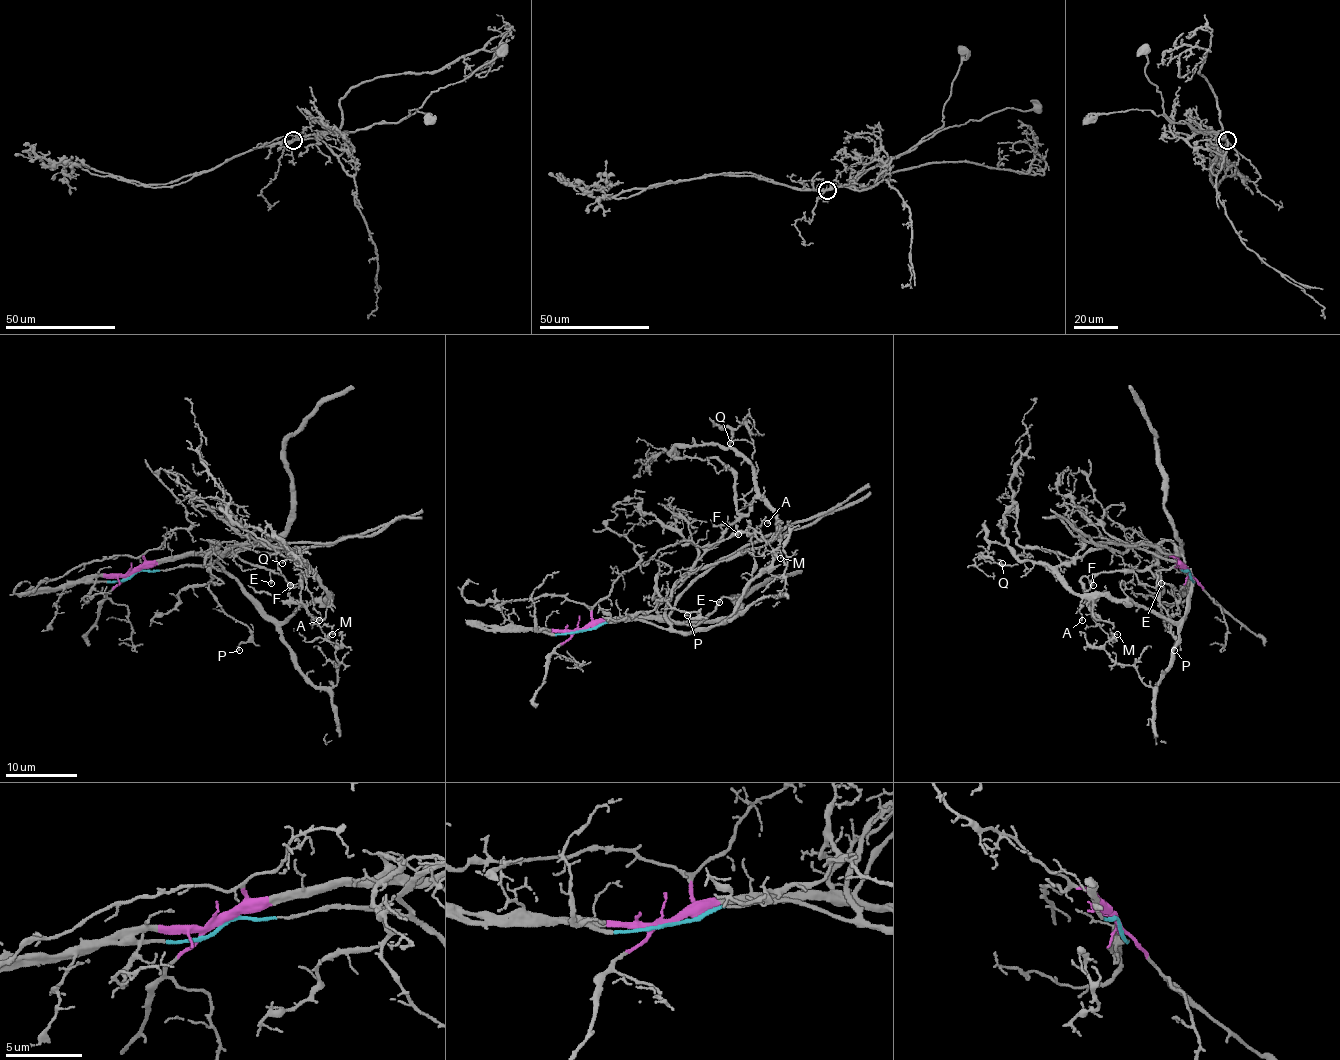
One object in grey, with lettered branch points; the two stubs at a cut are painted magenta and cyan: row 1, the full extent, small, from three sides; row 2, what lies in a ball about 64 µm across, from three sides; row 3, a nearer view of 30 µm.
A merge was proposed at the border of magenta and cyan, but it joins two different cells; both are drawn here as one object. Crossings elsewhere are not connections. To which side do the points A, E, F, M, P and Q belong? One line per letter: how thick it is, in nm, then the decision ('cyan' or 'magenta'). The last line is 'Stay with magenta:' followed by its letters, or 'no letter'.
A: calibre 100 nm; magenta
E: calibre 170 nm; magenta
F: calibre 160 nm; magenta
M: calibre 110 nm; cyan
P: calibre 110 nm; magenta
Q: calibre 100 nm; cyan
Stay with magenta: A, E, F, P

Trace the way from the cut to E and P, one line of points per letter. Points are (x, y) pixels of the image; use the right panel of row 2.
E: (1189, 573), (1178, 562), (1178, 555), (1184, 562), (1162, 569), (1160, 584)
P: (1189, 573), (1169, 541), (1157, 546), (1150, 571), (1160, 584), (1159, 602), (1169, 616), (1175, 650)

